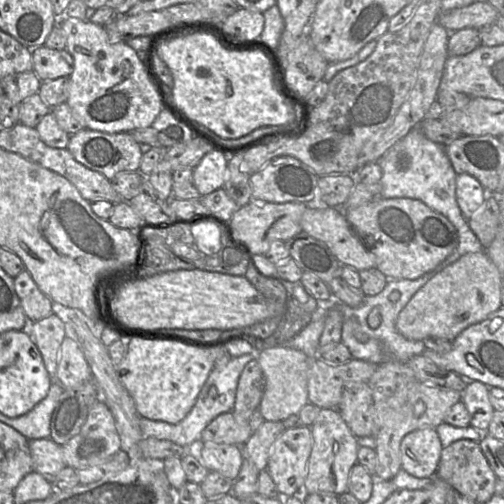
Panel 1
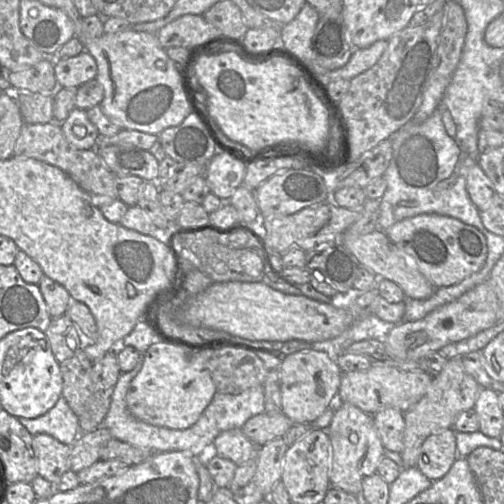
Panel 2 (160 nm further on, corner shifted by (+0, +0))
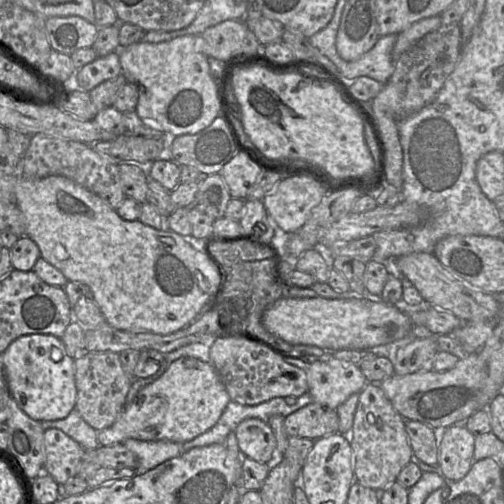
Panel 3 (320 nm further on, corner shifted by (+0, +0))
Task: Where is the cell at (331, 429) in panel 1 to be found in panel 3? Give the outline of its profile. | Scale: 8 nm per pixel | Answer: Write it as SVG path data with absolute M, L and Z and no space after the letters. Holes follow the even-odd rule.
M368 383L359 392L359 401L349 433L343 434L350 442L355 482L374 490L382 490L397 481L400 471L415 457L405 430L406 419L393 407L378 384Z

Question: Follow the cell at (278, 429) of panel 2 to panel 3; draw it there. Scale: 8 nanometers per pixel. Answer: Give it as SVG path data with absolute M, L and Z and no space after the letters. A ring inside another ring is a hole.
M311 403L285 417L284 430L288 437L317 440L338 433L339 418L336 409Z

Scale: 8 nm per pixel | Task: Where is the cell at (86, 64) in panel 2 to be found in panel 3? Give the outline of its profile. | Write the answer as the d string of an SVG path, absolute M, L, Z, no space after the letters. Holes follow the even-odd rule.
M118 51L104 57L98 57L93 62L77 70L77 81L81 89L89 92L96 86L121 75L121 65Z

